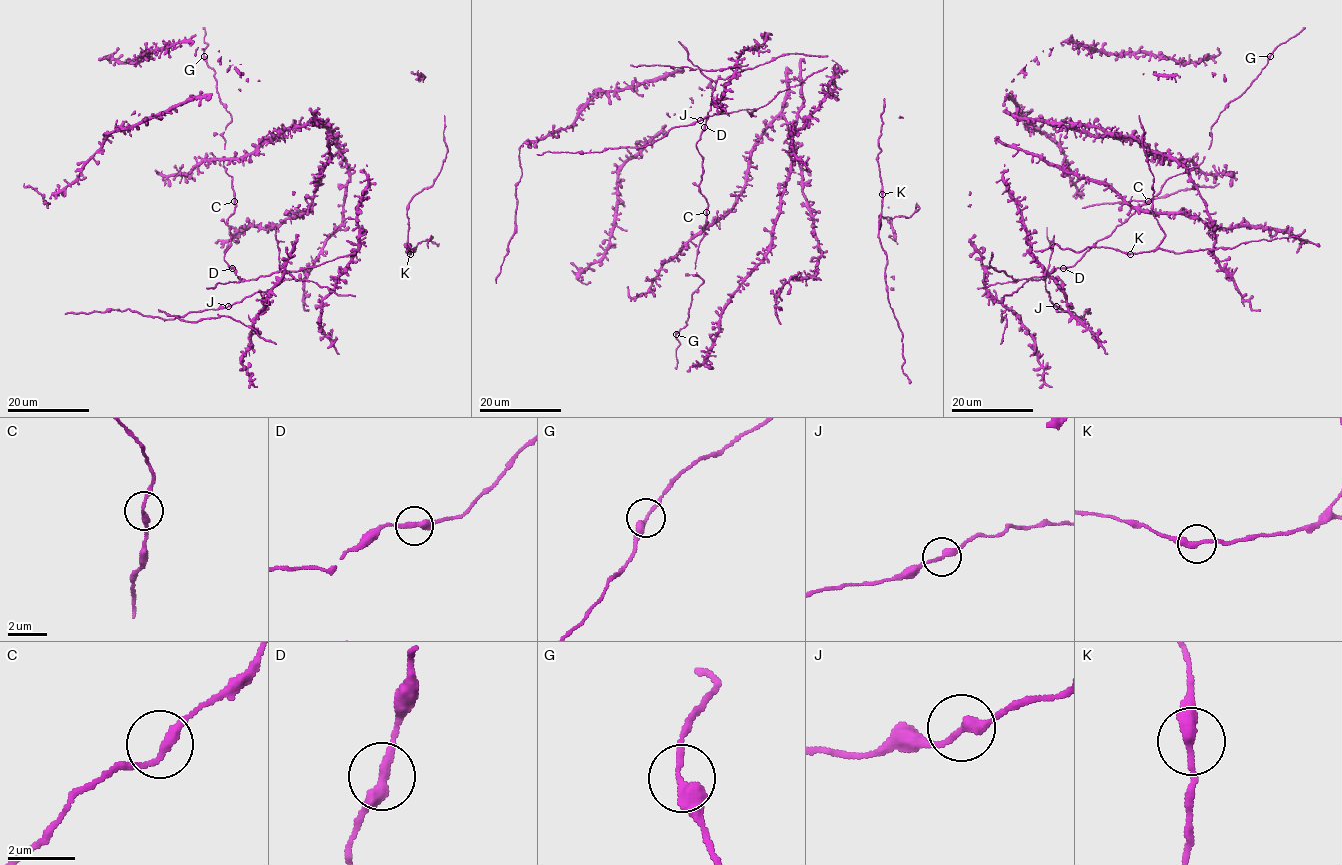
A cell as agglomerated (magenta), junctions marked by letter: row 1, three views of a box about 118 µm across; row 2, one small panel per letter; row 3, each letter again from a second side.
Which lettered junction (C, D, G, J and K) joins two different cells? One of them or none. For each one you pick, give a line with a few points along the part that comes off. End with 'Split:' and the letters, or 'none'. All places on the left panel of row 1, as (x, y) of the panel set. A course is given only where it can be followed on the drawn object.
Split: none

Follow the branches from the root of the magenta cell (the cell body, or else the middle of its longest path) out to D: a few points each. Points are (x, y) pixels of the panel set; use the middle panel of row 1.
D: (706, 213), (708, 204), (699, 187), (703, 157), (696, 146), (704, 127)

